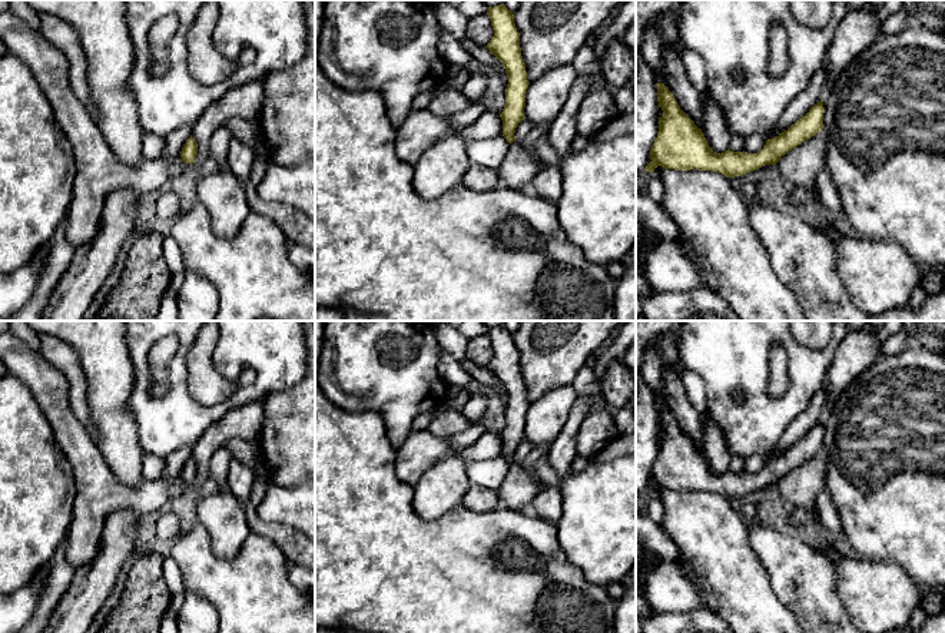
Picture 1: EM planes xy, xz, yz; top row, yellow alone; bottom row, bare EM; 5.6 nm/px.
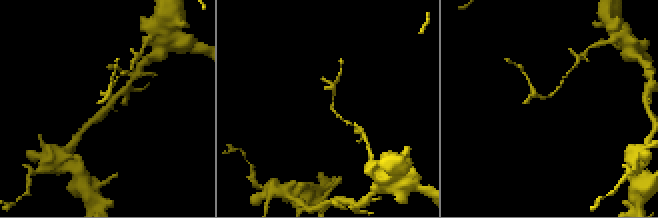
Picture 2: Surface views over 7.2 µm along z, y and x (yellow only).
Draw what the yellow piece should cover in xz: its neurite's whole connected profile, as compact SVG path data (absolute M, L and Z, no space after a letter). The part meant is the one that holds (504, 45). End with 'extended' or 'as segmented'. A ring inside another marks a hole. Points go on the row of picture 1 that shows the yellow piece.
M505 6L488 7L494 36L485 46L504 66L508 84L505 89L505 105L500 117L503 120L503 136L508 143L515 142L515 127L525 119L527 80L525 63L520 49L520 34L514 23L514 14Z | as segmented

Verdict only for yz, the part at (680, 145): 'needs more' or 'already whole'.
already whole

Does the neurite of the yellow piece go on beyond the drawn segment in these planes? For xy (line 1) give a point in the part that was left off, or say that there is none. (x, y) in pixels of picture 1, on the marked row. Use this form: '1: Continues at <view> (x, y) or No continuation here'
1: No continuation here

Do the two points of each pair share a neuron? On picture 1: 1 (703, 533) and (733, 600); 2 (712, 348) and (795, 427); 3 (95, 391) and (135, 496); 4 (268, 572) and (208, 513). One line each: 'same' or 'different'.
1: same
2: different
3: different
4: different

